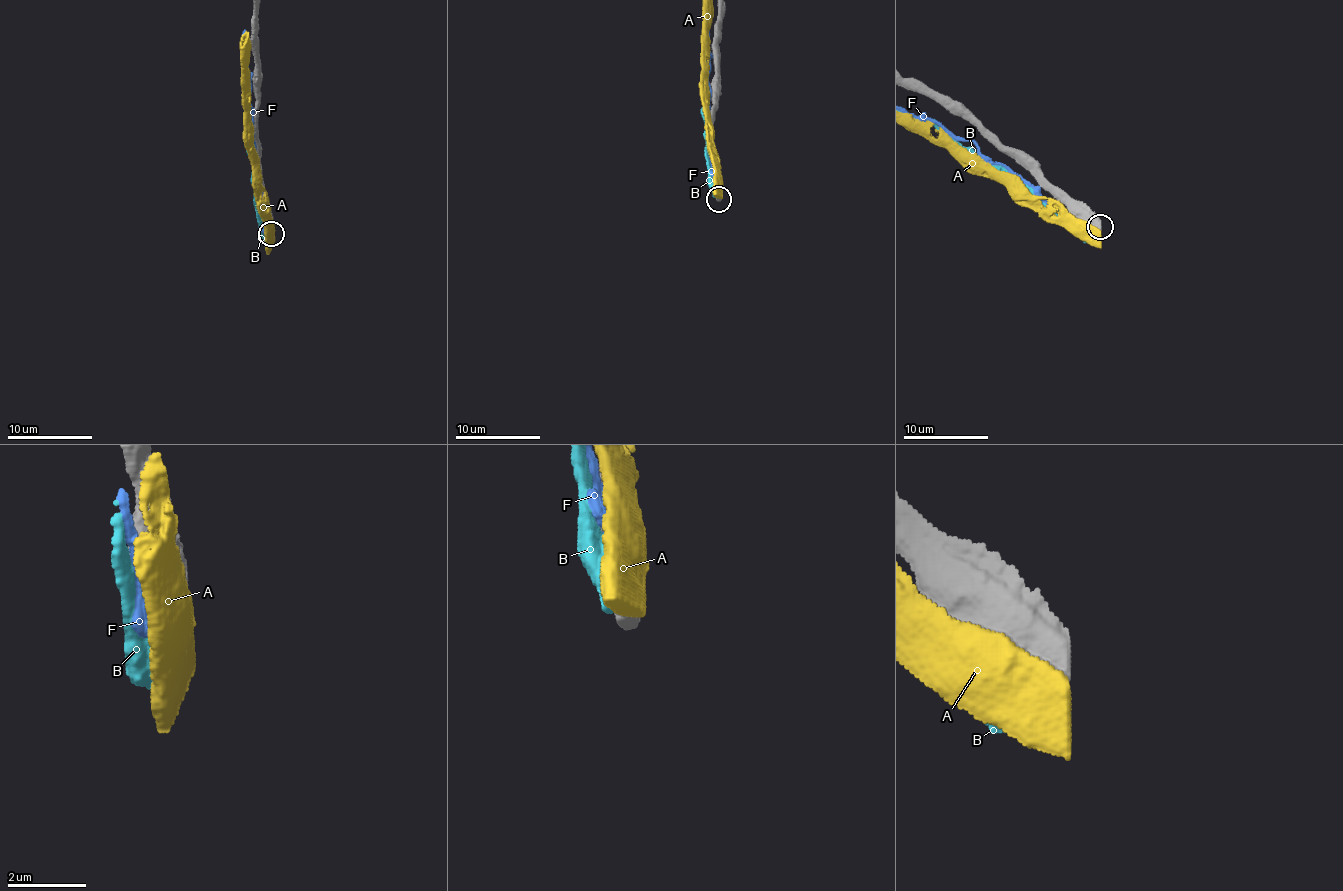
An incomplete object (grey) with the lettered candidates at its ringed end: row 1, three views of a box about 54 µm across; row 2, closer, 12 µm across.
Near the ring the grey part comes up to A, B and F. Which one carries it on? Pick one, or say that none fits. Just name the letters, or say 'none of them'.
none of them

